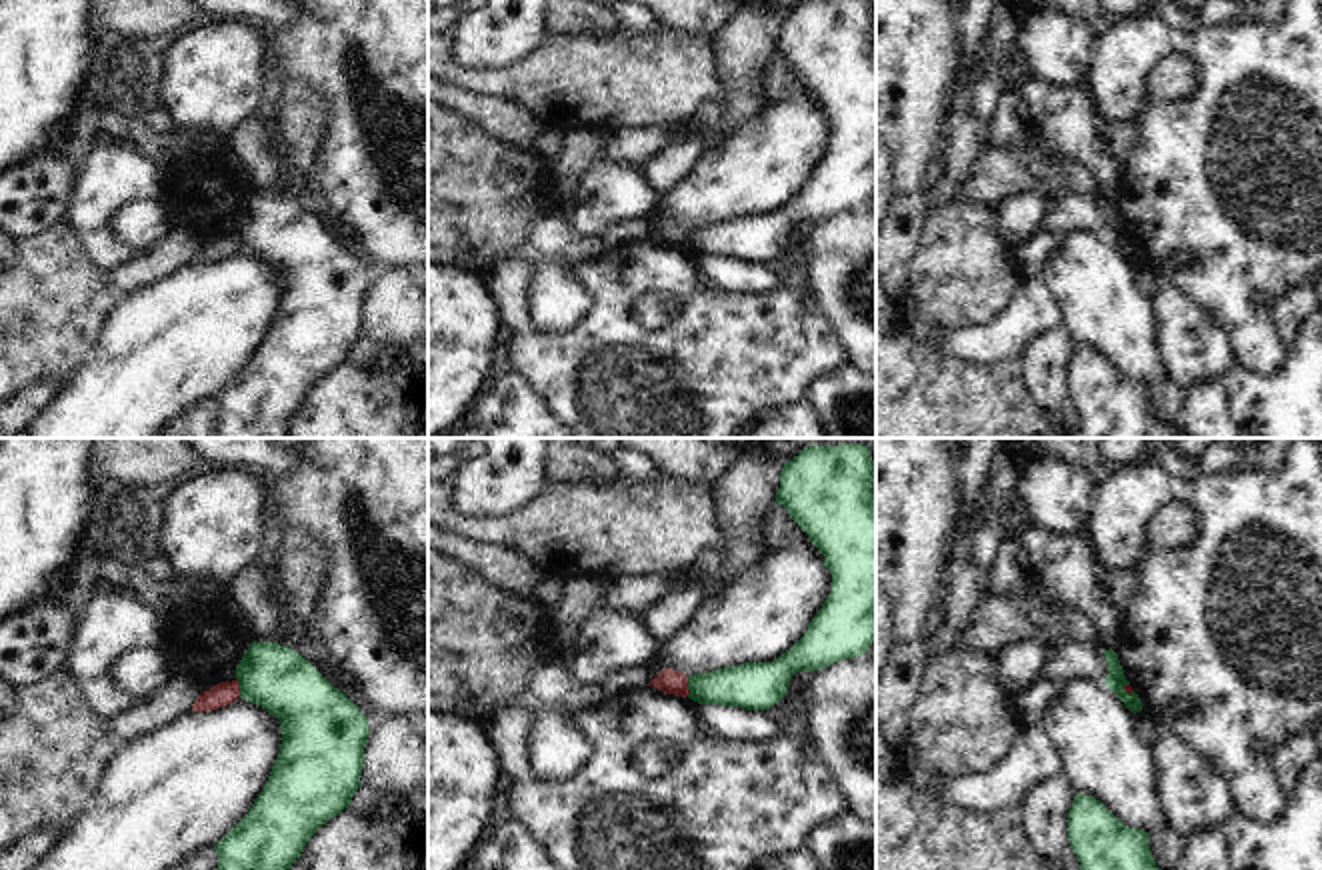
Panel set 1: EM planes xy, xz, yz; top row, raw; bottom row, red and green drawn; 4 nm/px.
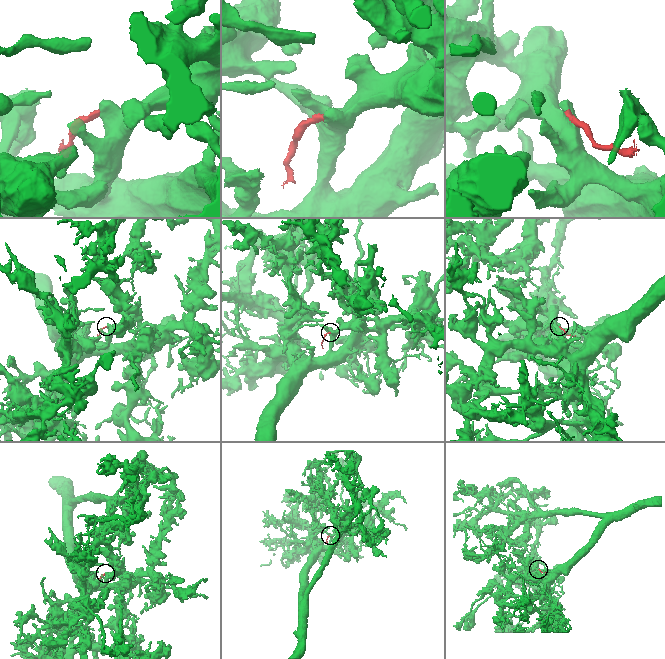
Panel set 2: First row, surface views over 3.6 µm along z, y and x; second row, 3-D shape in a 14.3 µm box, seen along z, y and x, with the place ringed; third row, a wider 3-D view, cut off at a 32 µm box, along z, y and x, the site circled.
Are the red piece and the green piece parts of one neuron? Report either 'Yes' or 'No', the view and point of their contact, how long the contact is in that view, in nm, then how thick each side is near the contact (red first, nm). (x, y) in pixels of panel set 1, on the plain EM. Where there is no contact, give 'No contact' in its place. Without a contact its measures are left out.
No. Touches red at xz (686, 238). Shared border 80 nm. Thickness 100 nm (red) against 180 nm.

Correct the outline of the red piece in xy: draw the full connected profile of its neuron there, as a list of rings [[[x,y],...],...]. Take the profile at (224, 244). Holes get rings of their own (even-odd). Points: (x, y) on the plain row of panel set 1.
[[[220,234],[212,238],[210,242],[204,242],[196,254],[192,256],[192,262],[196,264],[208,264],[218,262],[222,258],[228,258],[240,250],[240,234]]]

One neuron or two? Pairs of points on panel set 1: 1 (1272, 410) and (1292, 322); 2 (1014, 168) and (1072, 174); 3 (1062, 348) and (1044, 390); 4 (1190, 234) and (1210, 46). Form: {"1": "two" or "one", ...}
{"1": "one", "2": "one", "3": "one", "4": "one"}

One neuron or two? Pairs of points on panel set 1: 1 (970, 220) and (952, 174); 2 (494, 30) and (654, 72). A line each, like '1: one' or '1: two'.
1: two
2: two

